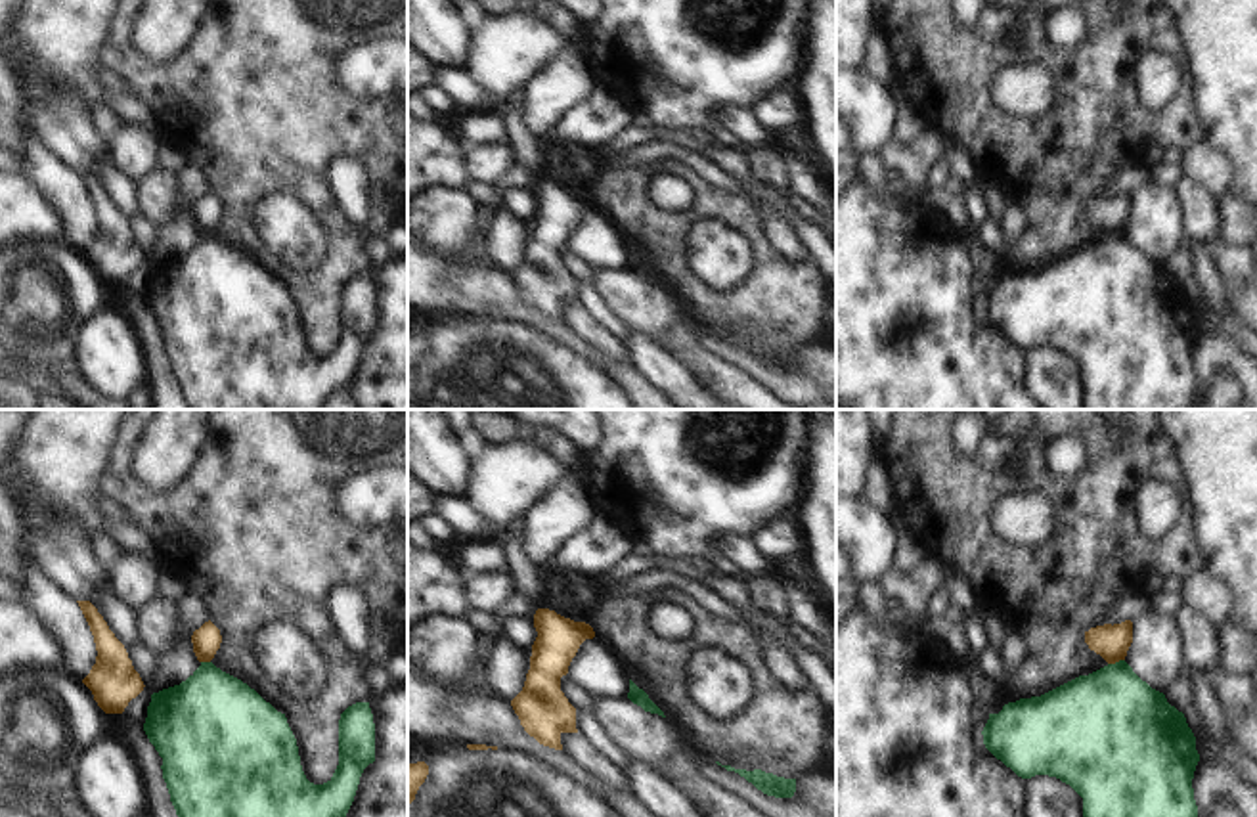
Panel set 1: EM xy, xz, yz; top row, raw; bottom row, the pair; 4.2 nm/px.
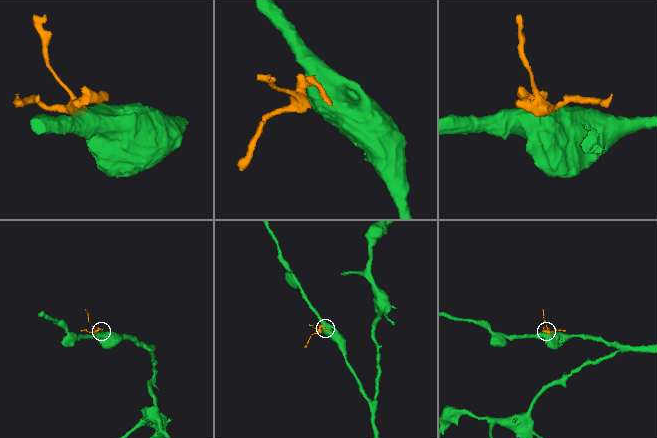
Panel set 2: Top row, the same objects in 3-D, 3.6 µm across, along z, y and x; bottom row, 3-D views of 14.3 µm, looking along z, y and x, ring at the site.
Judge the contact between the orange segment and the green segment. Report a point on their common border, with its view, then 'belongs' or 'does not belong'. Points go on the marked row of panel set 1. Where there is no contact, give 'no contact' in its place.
contact yz (1116, 661); does not belong

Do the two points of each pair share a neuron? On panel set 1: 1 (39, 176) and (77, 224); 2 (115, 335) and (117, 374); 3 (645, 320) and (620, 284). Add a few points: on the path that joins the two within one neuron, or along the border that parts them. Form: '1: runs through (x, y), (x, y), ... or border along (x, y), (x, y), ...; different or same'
1: runs through (50, 188), (75, 213); same
2: runs through (115, 345), (115, 364); same
3: runs through (641, 310), (624, 293); same

